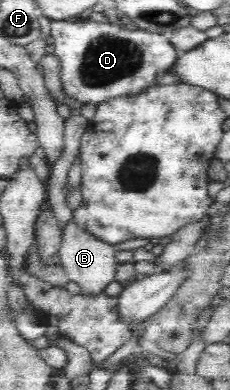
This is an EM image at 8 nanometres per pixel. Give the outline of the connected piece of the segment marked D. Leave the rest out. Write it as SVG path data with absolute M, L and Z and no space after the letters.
M103 19L80 22L51 20L53 44L50 52L59 58L64 95L83 104L99 106L123 96L137 96L155 85L155 77L175 71L179 56L173 45L159 33L143 29L121 29L117 25L99 23Z

